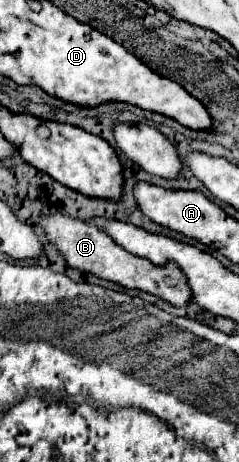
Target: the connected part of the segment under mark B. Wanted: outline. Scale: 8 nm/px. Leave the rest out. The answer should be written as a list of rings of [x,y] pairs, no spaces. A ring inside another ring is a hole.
[[[60,212],[46,216],[44,220],[40,220],[40,224],[44,224],[44,230],[46,230],[50,242],[64,254],[64,258],[68,260],[70,266],[80,268],[84,272],[92,272],[92,274],[100,276],[102,280],[116,282],[122,288],[144,290],[148,294],[162,298],[164,302],[168,302],[176,308],[188,306],[192,302],[192,292],[188,288],[186,276],[180,272],[180,268],[176,268],[176,264],[156,266],[150,260],[144,260],[140,256],[132,256],[124,248],[120,248],[106,232],[100,232],[100,228],[90,226],[90,224],[76,220],[76,218],[64,216]]]

